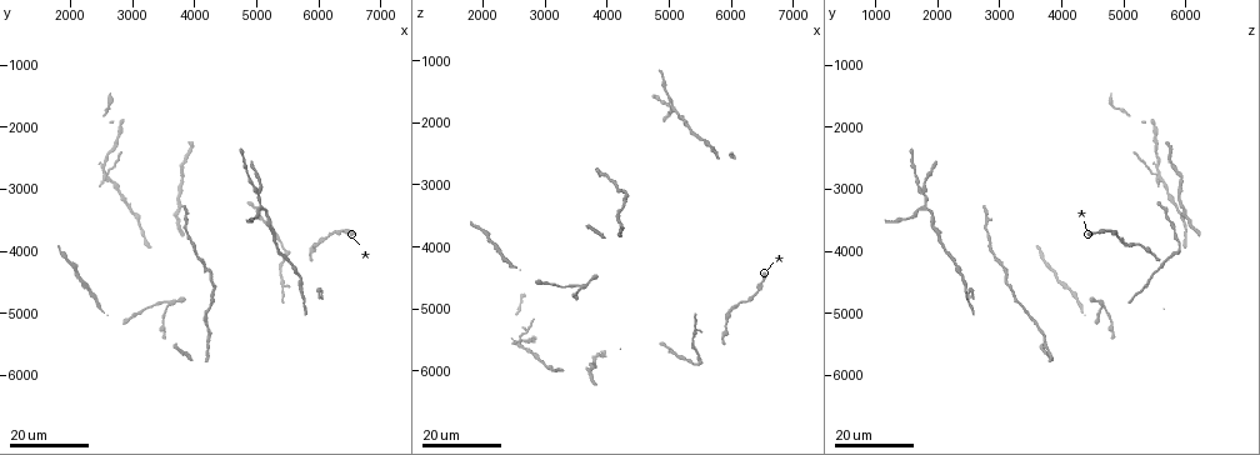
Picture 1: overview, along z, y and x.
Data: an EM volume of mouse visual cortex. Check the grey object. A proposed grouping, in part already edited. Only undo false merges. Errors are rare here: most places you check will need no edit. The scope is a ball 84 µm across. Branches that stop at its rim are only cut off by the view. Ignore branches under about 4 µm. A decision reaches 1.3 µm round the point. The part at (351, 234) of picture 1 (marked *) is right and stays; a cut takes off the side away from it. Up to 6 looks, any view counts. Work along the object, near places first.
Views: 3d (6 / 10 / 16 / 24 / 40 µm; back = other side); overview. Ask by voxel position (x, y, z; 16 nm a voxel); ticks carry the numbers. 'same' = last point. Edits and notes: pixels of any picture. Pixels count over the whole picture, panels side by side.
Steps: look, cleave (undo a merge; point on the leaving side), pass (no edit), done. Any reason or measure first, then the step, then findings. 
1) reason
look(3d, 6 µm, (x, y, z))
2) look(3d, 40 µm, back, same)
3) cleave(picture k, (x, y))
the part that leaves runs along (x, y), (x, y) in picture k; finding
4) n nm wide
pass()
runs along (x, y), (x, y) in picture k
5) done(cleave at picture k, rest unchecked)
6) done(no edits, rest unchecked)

look(3d, 16 µm, (3600, 4850, 4650))

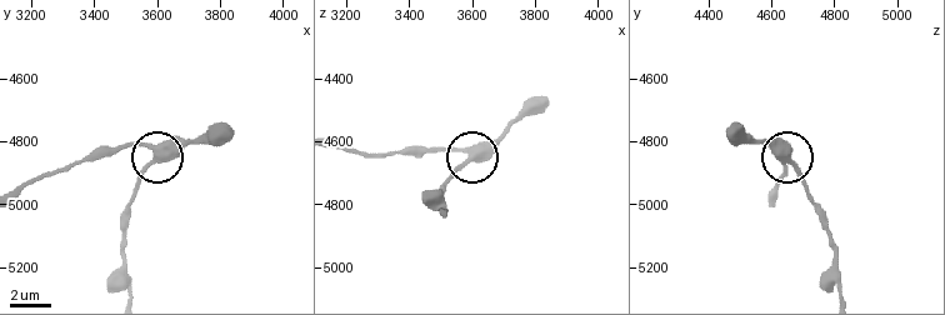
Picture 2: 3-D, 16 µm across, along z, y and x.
look(3d, 10 µm, (3590, 4830, 4650))

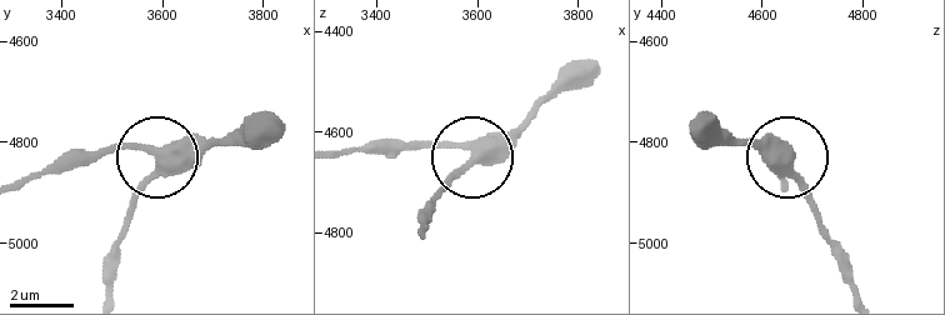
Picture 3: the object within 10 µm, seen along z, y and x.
400 nm wide
pass()
one neuron here

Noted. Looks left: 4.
look(3d, 16 µm, (5300, 4050, 2150))

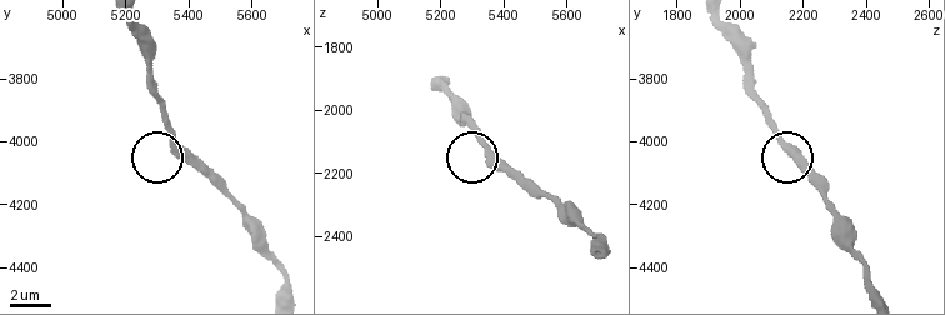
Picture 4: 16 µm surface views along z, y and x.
look(3d, 6 µm, (5350, 4030, 2160))

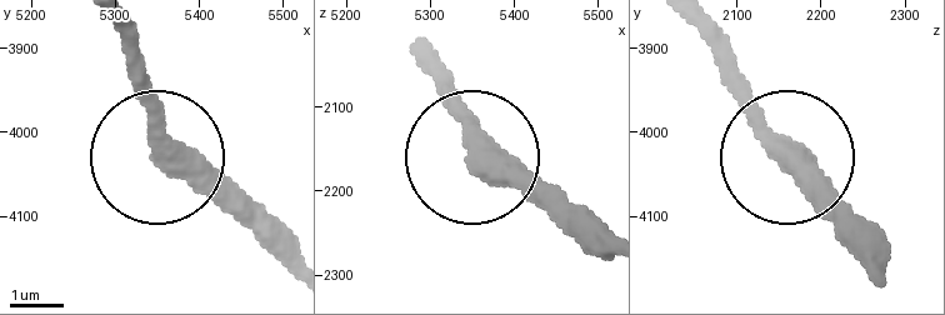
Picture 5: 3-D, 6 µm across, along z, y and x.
pass()
continuous, no second neuron

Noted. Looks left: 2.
three-way junction
look(3d, 16 µm, (5050, 3000, 1750))

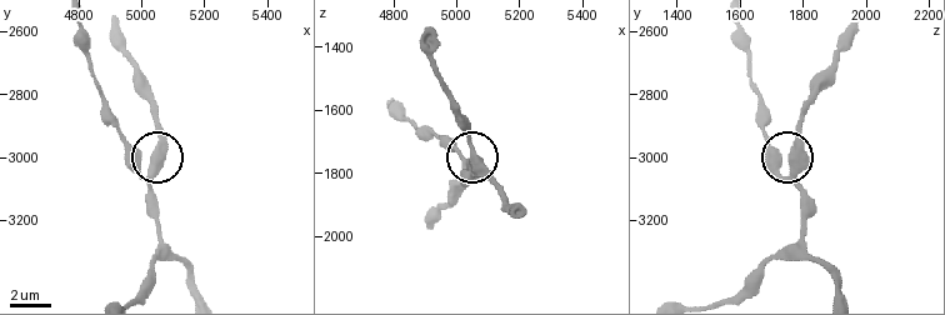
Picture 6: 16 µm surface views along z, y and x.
look(3d, 6 µm, (5010, 3070, 1750))

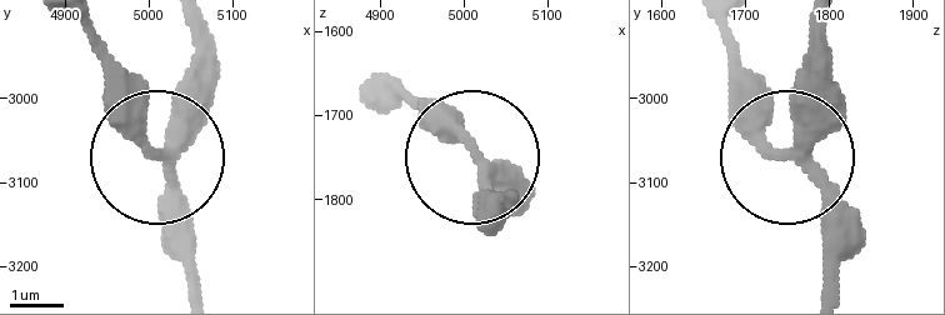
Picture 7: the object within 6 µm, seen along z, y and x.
side arm 10 µm; 3 arms
pass()
continuous, no second neuron

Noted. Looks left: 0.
done(no edits, rest unchecked)

